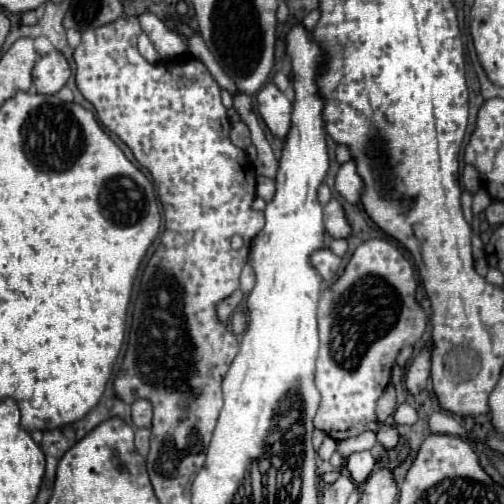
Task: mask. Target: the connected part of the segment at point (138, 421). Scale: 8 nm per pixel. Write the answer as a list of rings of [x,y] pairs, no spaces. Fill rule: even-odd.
[[[144,399],[132,403],[132,421],[136,427],[150,427],[152,423],[152,405]]]

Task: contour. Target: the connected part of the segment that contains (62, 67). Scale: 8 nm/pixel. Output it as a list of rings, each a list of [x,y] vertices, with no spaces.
[[[56,49],[50,51],[48,55],[40,57],[32,69],[32,79],[38,89],[38,93],[44,95],[54,95],[58,93],[70,77],[70,65],[62,53]]]

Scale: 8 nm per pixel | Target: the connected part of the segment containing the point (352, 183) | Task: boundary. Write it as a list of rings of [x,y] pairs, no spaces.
[[[348,161],[348,163],[340,165],[340,171],[336,175],[336,191],[348,203],[358,203],[362,189],[364,189],[364,181],[356,173],[356,163],[354,161]]]

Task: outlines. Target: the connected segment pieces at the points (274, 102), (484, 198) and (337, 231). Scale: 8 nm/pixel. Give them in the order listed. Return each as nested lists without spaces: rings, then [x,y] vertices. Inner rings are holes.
[[[266,83],[260,93],[256,95],[256,107],[266,121],[272,135],[276,135],[280,141],[286,139],[290,131],[290,115],[292,115],[292,103],[284,93],[278,91],[274,83]]]
[[[480,189],[476,195],[474,195],[474,203],[472,203],[472,213],[474,215],[478,215],[480,211],[484,211],[488,205],[490,205],[490,195],[484,191],[484,189]]]
[[[330,199],[328,205],[324,207],[324,225],[326,225],[326,231],[332,239],[346,239],[352,235],[352,227],[350,223],[346,221],[346,215],[344,215],[344,207],[338,199]]]

